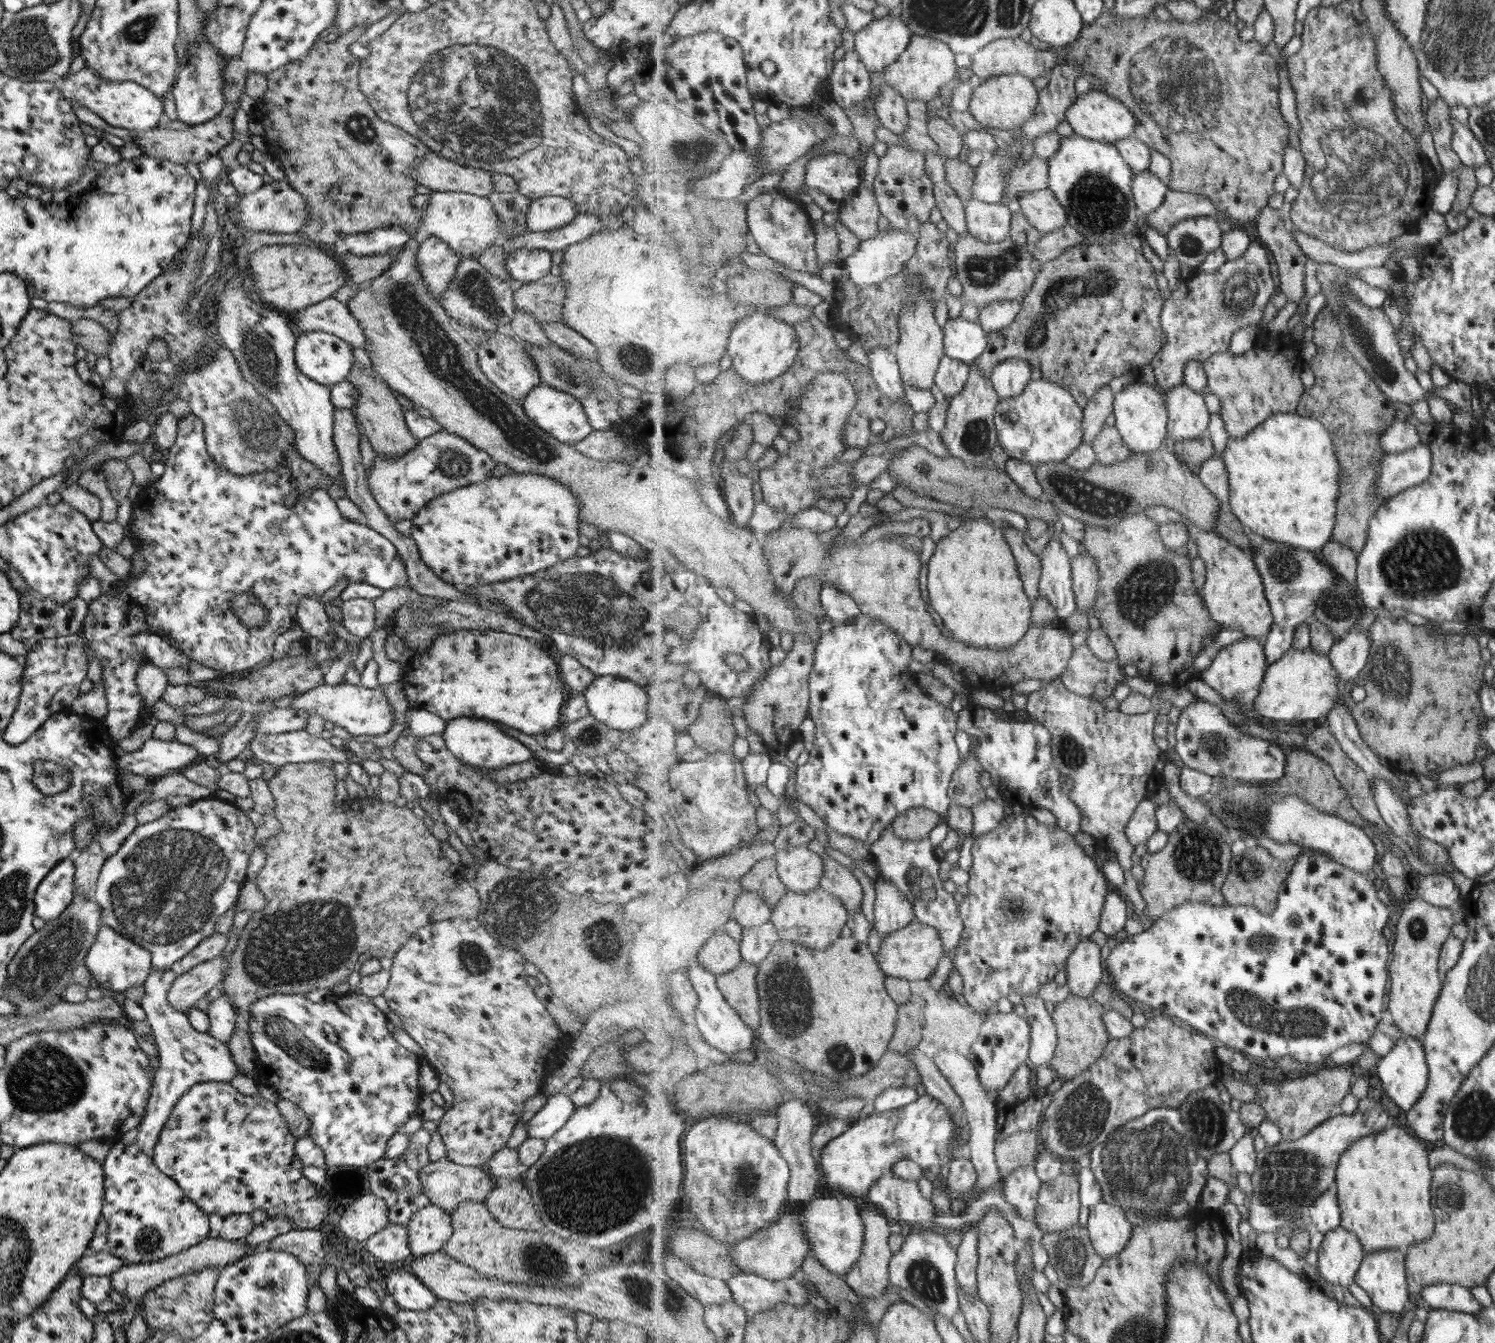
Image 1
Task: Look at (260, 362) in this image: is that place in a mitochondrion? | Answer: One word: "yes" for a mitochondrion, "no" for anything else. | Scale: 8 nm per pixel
yes

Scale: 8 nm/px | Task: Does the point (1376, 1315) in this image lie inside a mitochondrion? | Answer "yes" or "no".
no

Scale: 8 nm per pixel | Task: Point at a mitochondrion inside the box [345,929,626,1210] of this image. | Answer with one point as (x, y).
(476, 960)

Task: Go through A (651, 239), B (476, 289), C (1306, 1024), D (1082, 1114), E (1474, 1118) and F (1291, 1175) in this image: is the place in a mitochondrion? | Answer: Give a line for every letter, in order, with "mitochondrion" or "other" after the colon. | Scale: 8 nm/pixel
A: other
B: mitochondrion
C: mitochondrion
D: mitochondrion
E: mitochondrion
F: mitochondrion

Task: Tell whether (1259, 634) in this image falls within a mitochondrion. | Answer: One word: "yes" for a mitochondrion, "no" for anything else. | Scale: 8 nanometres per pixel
no

